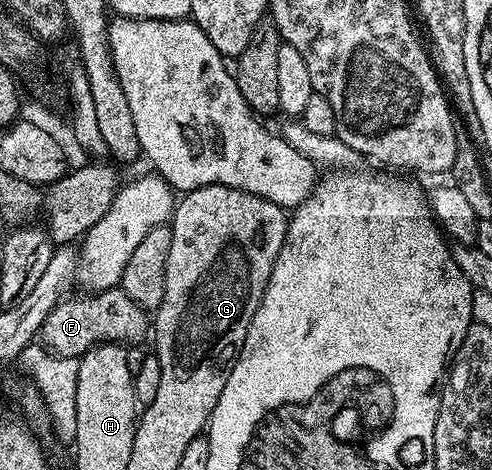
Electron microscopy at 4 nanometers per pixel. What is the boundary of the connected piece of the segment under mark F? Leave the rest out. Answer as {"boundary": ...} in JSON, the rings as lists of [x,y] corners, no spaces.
{"boundary":[[[119,287],[104,289],[100,293],[89,292],[87,295],[80,296],[84,297],[65,296],[46,315],[38,334],[39,340],[45,349],[57,353],[60,357],[75,357],[79,359],[97,343],[140,343],[140,340],[144,337],[144,332],[147,329],[149,332],[149,314],[138,303],[134,303],[134,299],[130,299],[123,289]]]}

